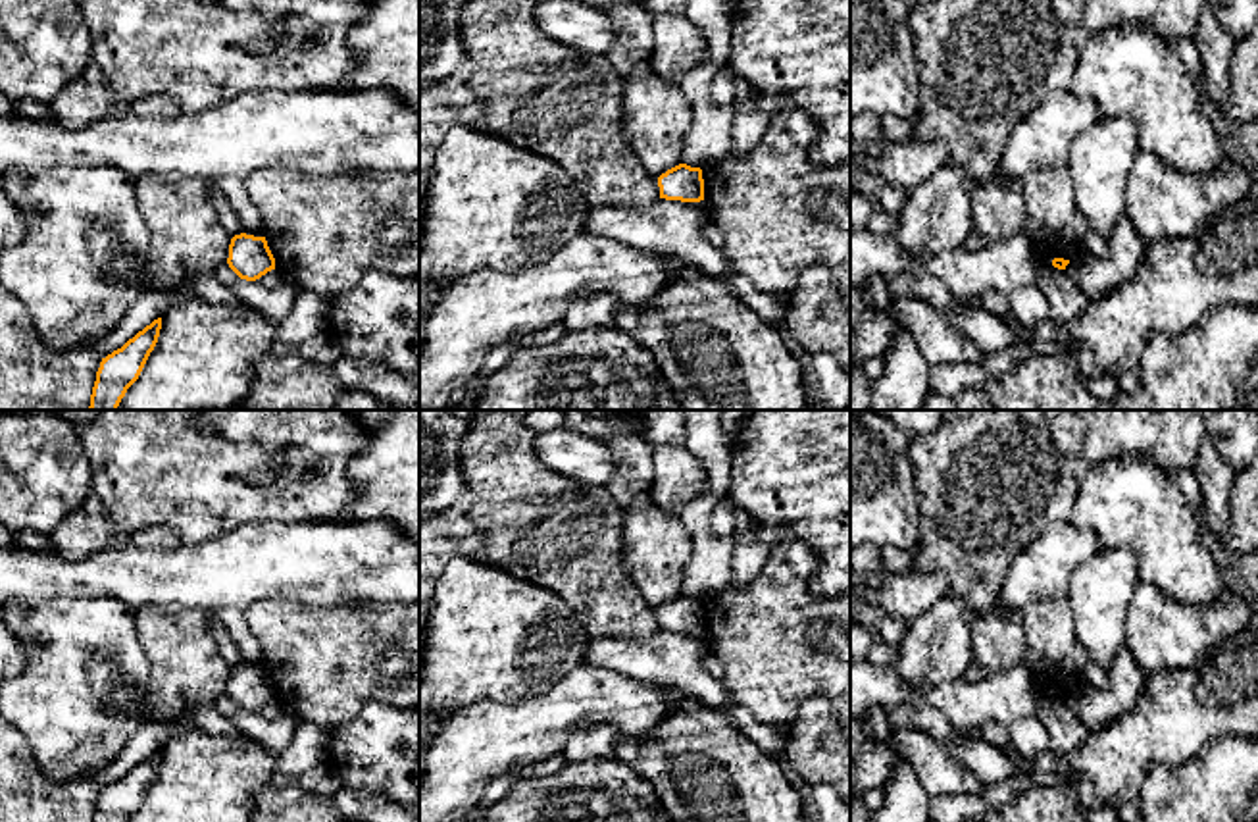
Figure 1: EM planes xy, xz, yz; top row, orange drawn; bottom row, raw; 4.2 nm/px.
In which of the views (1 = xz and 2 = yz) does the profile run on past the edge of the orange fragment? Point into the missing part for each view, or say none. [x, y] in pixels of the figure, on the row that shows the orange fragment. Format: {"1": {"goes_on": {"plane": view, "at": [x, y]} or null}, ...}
{"1": {"goes_on": null}, "2": {"goes_on": null}}

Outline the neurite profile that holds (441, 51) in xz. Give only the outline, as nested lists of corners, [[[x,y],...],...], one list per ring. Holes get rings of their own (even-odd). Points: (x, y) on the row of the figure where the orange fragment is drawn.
[[[419,0],[419,83],[446,79],[464,60],[460,12],[465,0]]]

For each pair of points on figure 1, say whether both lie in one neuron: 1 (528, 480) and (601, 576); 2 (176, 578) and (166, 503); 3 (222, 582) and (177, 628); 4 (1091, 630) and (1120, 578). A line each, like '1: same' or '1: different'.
1: same
2: different
3: different
4: same

